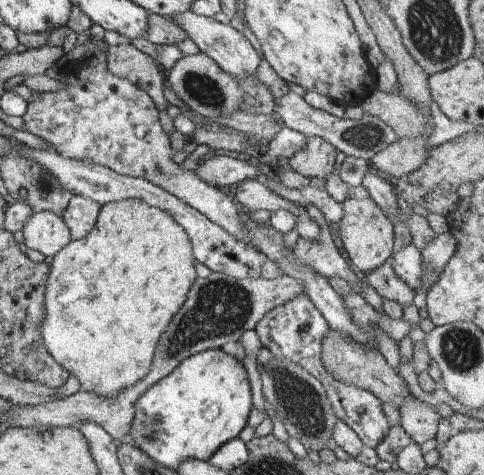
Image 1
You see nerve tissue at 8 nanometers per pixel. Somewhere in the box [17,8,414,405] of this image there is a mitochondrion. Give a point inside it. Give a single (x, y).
(220, 308)

